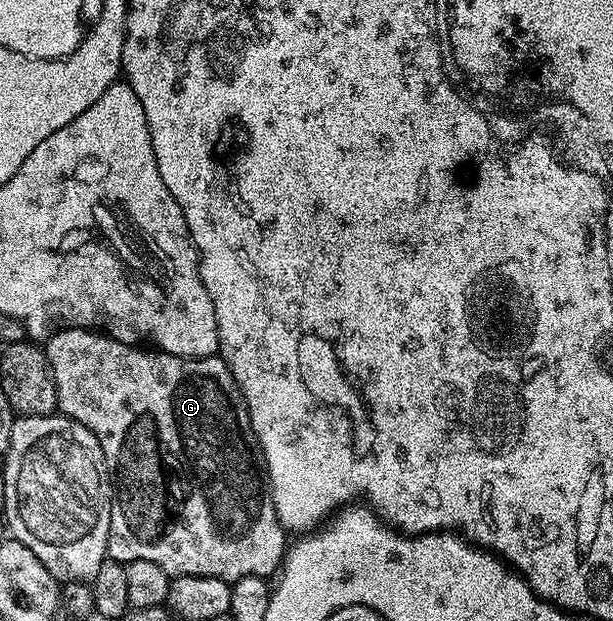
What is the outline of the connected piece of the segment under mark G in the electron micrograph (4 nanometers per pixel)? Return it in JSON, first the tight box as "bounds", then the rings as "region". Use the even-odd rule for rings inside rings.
{"bounds":[43,329,287,582],"region":[[[59,329],[48,341],[43,345],[45,358],[49,360],[49,369],[53,373],[53,382],[55,383],[55,391],[57,392],[57,407],[64,416],[69,417],[72,421],[79,422],[83,427],[87,427],[87,431],[91,431],[91,435],[95,435],[95,439],[99,439],[99,443],[105,452],[105,462],[109,468],[111,484],[115,490],[113,498],[113,506],[111,507],[111,527],[109,528],[109,552],[108,556],[114,561],[127,562],[135,559],[147,559],[151,563],[159,563],[159,567],[163,567],[163,571],[169,573],[170,578],[182,577],[183,575],[203,575],[204,577],[214,577],[215,579],[223,579],[227,582],[235,582],[244,577],[263,577],[272,578],[274,574],[280,570],[287,552],[287,531],[279,523],[279,515],[275,515],[275,503],[273,502],[273,492],[269,490],[269,478],[265,468],[265,458],[261,452],[261,445],[257,441],[255,431],[251,427],[251,419],[247,411],[247,403],[245,397],[241,394],[241,389],[235,383],[235,379],[229,370],[229,364],[222,361],[220,356],[212,357],[176,357],[170,353],[162,353],[152,347],[138,347],[136,345],[124,345],[122,341],[116,341],[114,337],[108,336],[100,331],[92,329]]]}

